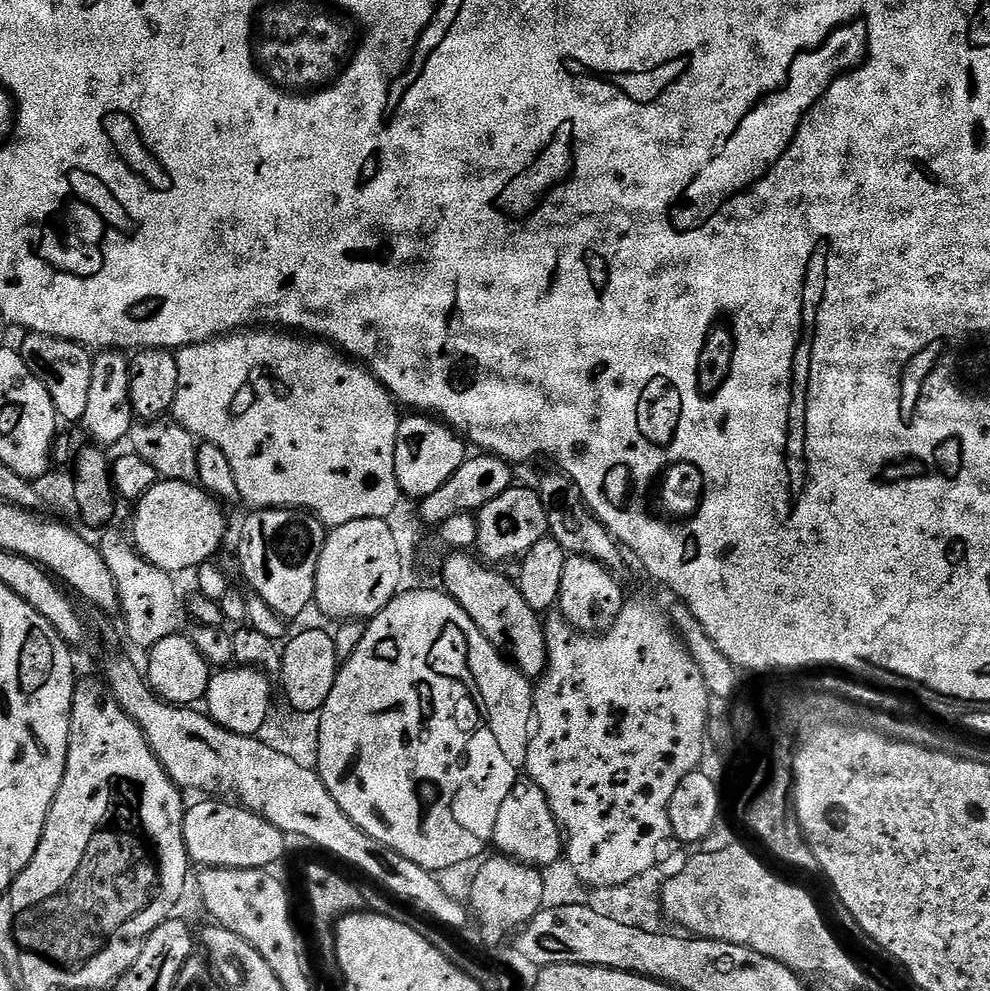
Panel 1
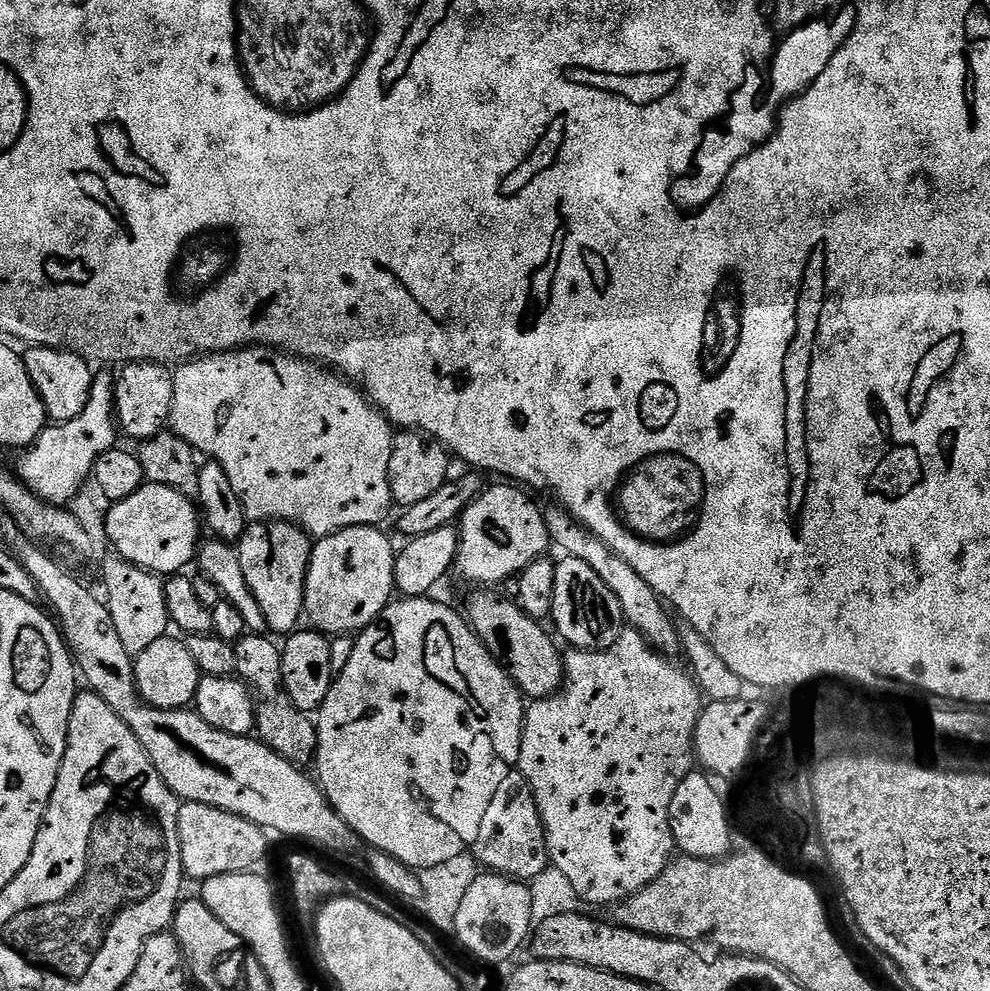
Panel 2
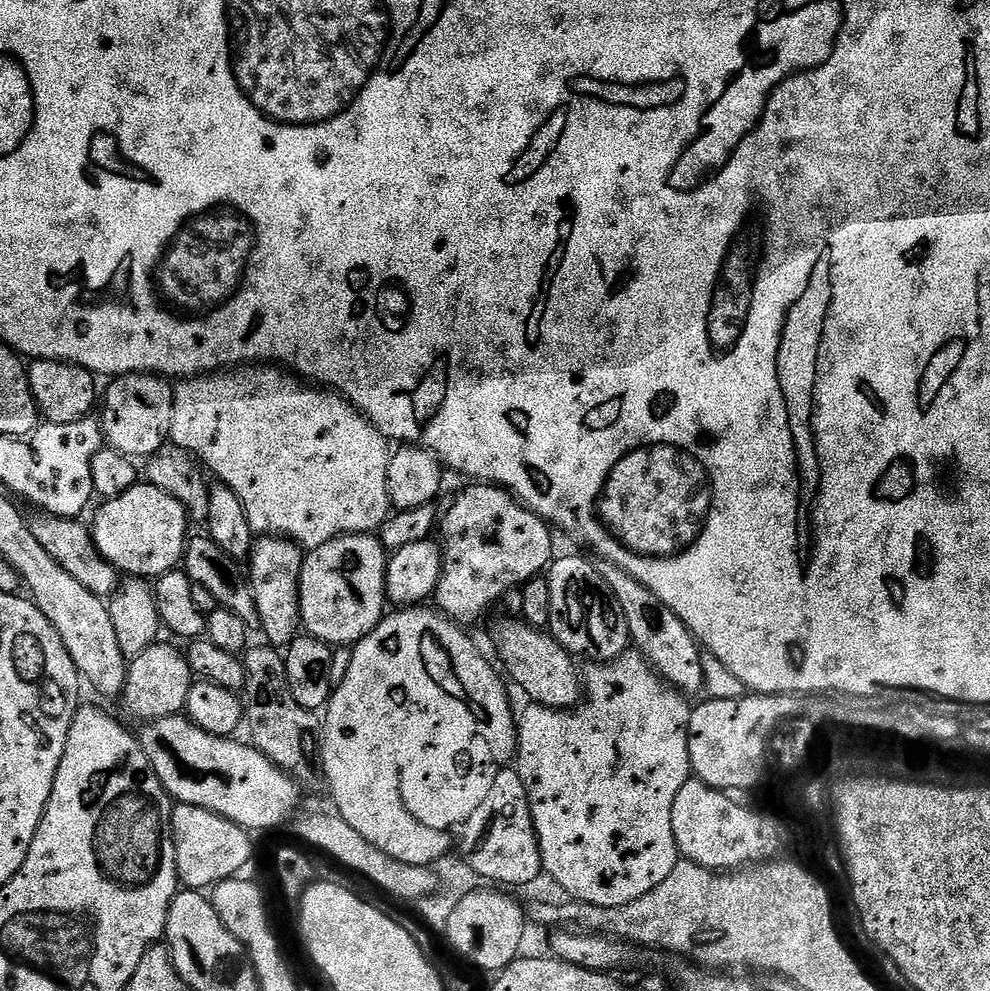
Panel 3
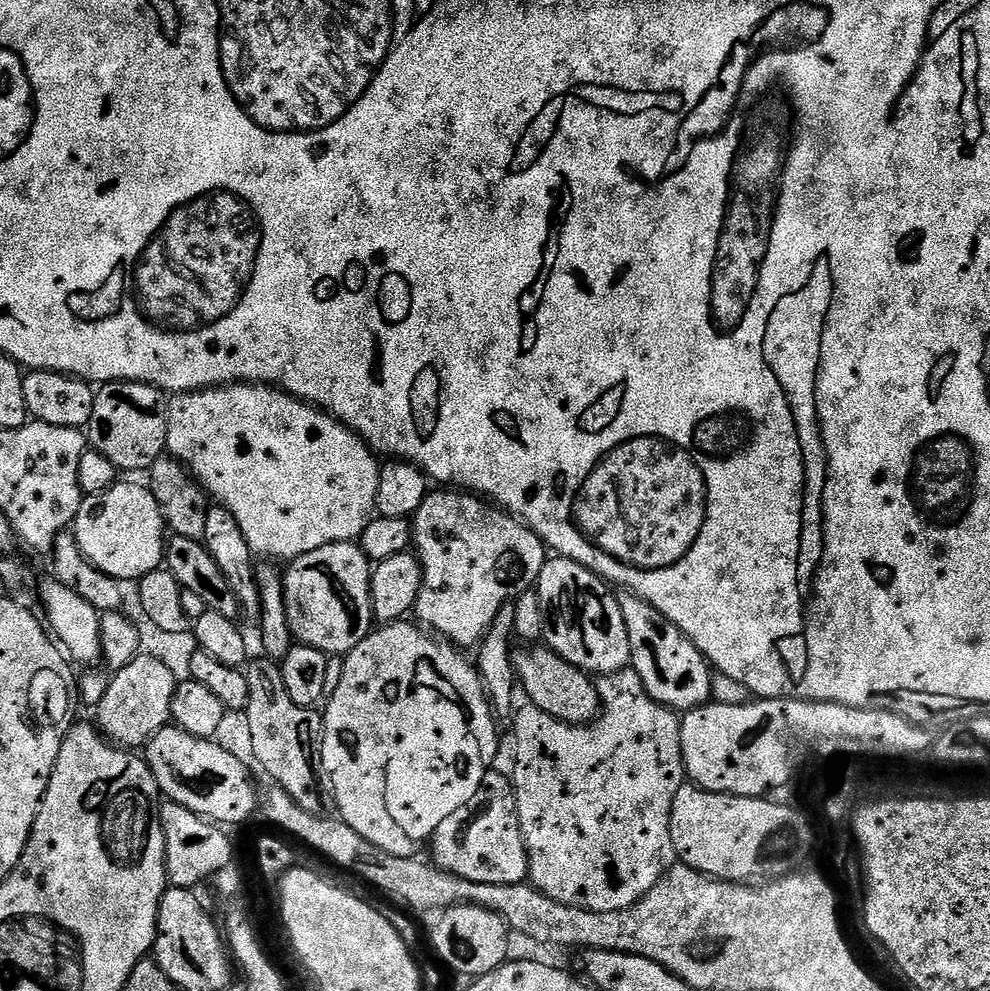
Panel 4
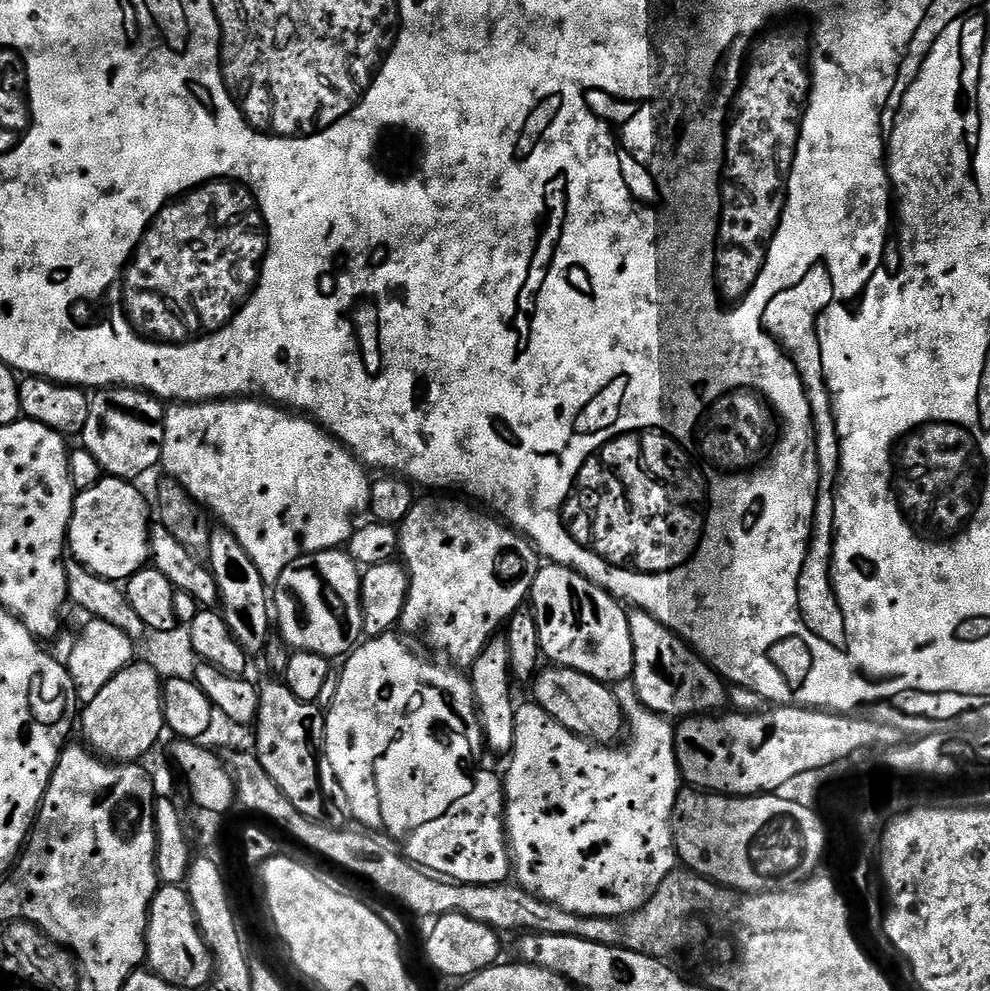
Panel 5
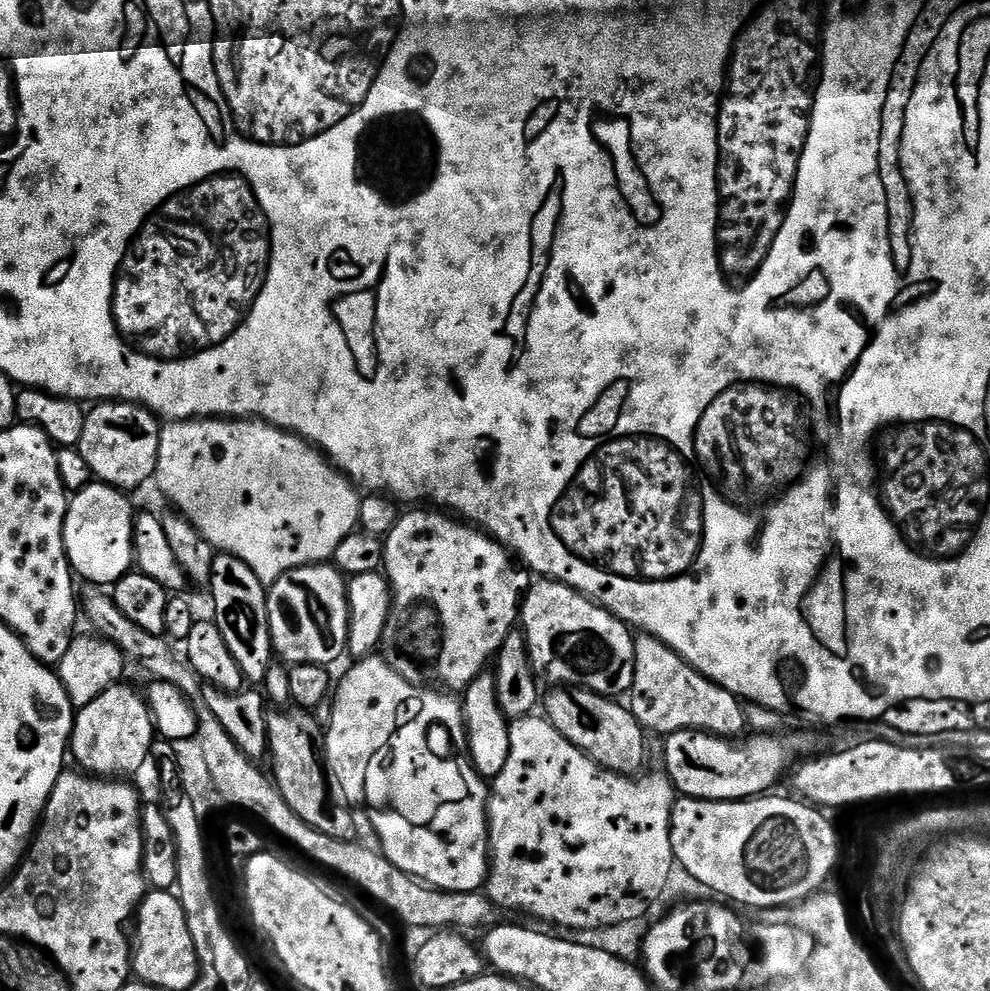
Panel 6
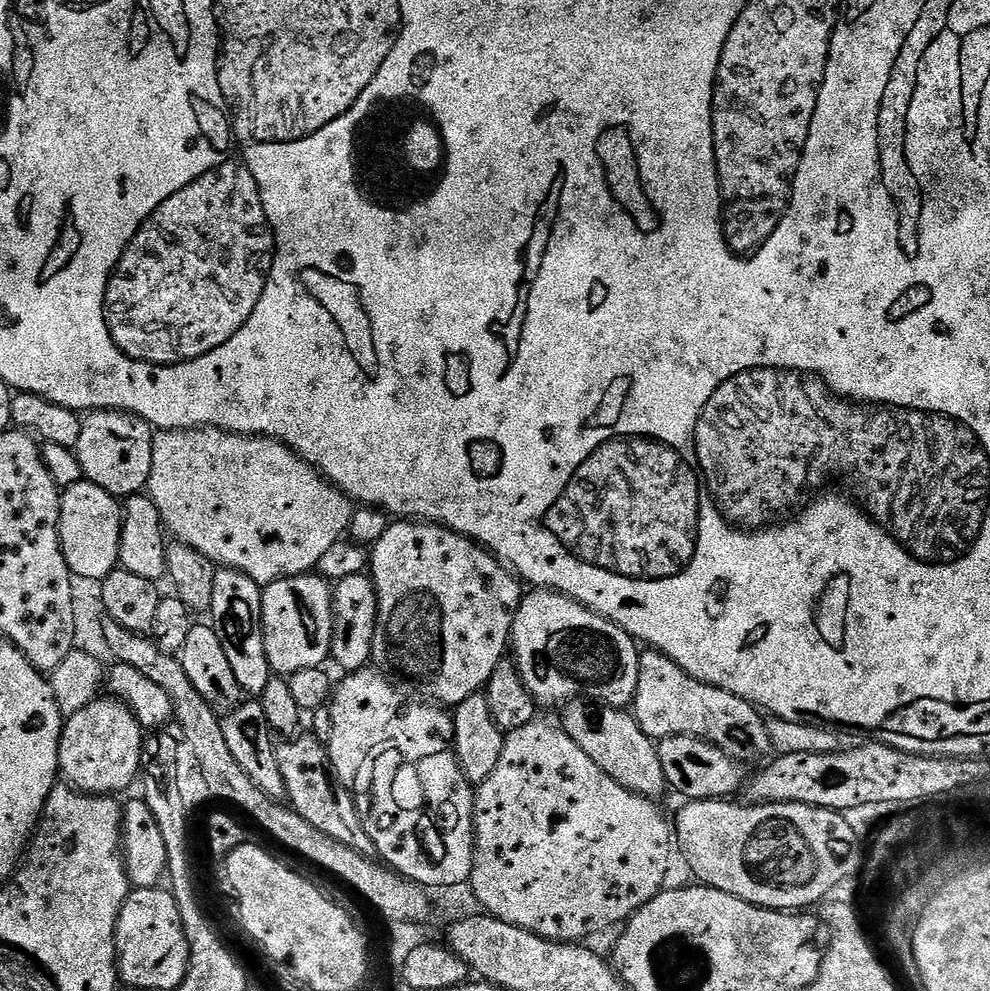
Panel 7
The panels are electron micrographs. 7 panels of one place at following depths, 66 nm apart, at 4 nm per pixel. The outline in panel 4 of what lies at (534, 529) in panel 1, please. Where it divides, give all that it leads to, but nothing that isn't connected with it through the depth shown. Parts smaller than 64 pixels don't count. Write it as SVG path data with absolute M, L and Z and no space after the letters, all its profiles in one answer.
M464 490L429 491L410 523L414 555L424 571L415 619L457 649L475 649L498 610L535 585L546 559L544 541L523 520Z

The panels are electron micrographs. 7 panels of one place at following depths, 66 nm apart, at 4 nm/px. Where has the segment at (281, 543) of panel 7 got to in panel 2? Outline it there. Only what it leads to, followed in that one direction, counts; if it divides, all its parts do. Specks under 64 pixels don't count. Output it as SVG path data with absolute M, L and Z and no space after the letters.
M241 346L231 352L201 354L181 363L175 369L172 381L174 406L170 421L171 431L181 436L187 444L192 445L197 453L203 454L209 460L217 460L222 470L226 470L226 478L234 482L234 491L244 503L244 512L248 515L249 521L289 520L291 524L299 524L309 536L321 538L334 535L343 528L383 525L382 522L387 518L388 511L394 508L392 487L388 481L394 439L393 425L389 424L383 412L352 381L345 380L339 372L323 364L317 364L314 360L306 360L303 356L293 356L275 348Z

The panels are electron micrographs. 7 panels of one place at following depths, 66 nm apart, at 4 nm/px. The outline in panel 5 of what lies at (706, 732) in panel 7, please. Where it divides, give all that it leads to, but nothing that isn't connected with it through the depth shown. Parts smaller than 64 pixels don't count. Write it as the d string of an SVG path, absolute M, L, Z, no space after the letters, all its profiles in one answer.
M632 610L628 612L628 625L630 626L630 642L634 646L634 666L630 682L636 687L638 698L651 712L667 718L695 718L701 714L712 714L716 708L726 700L726 684L714 671L707 660L701 658L685 641L681 640L658 618L649 612Z

